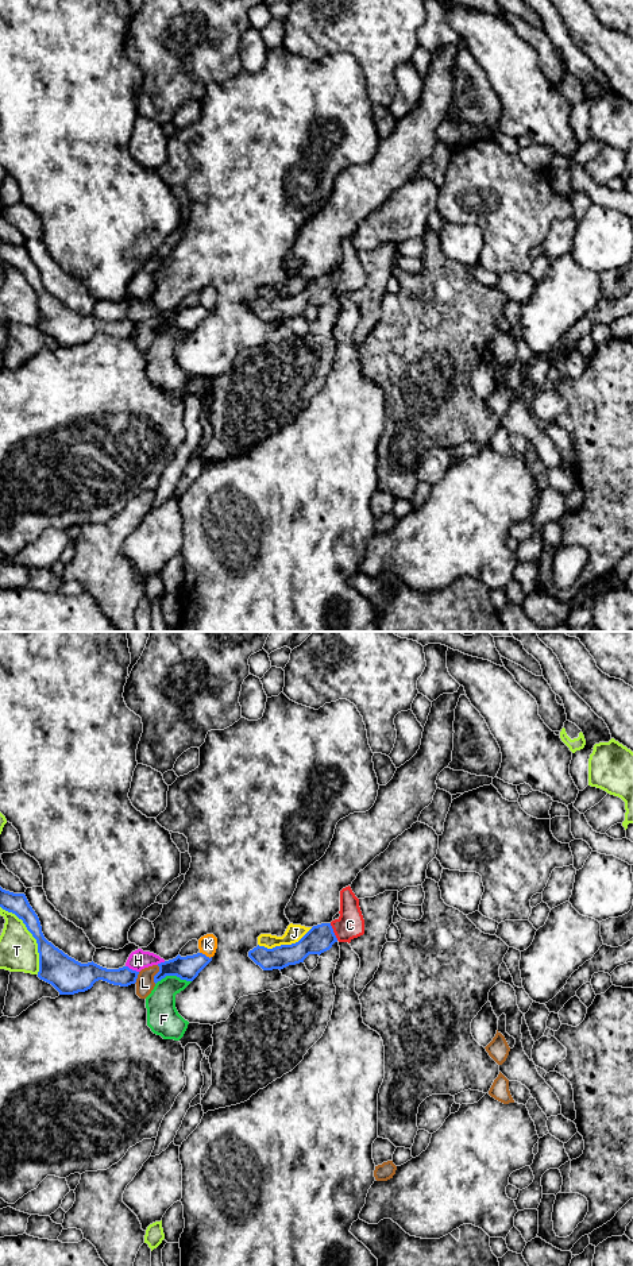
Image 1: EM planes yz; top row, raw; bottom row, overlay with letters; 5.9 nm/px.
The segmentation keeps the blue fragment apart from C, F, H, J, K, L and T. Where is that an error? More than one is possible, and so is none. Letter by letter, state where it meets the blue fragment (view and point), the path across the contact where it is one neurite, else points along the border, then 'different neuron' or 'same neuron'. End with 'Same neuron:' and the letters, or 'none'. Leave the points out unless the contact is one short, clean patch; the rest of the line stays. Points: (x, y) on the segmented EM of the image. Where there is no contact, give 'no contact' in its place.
C: yz (332, 931) | across yz (320, 938), (332, 931), (343, 930), (350, 925) | same neuron
F: yz (173, 975) | different neuron
H: yz (131, 969) | different neuron
J: yz (285, 945) | different neuron
K: yz (204, 954) | along yz (200, 952), (211, 957) | different neuron
L: yz (155, 975) | different neuron
T: yz (33, 936) | different neuron
Same neuron: C

